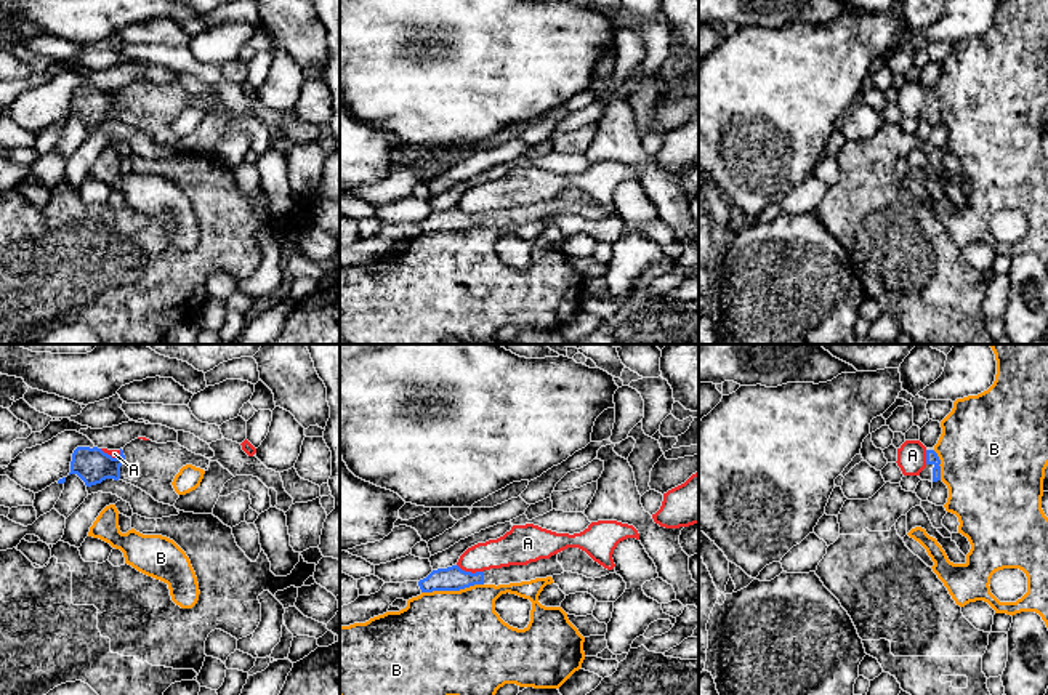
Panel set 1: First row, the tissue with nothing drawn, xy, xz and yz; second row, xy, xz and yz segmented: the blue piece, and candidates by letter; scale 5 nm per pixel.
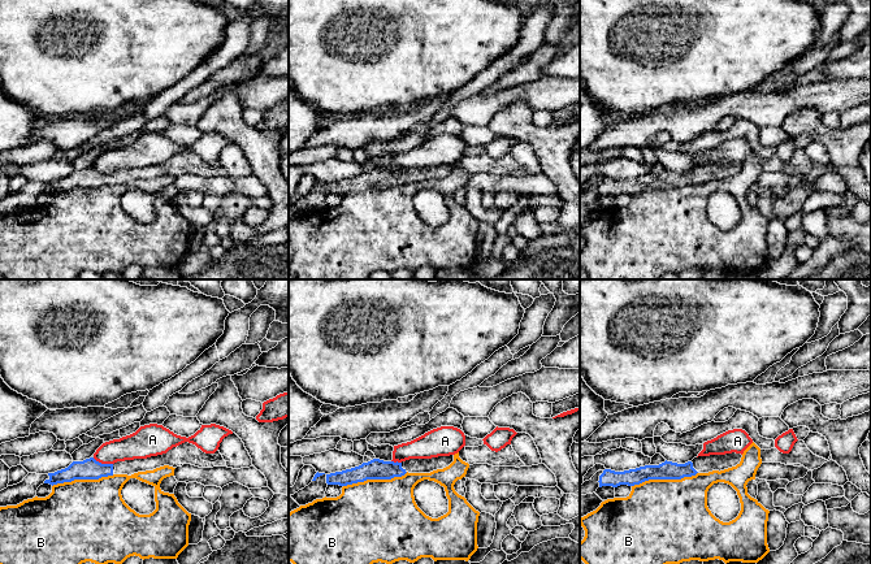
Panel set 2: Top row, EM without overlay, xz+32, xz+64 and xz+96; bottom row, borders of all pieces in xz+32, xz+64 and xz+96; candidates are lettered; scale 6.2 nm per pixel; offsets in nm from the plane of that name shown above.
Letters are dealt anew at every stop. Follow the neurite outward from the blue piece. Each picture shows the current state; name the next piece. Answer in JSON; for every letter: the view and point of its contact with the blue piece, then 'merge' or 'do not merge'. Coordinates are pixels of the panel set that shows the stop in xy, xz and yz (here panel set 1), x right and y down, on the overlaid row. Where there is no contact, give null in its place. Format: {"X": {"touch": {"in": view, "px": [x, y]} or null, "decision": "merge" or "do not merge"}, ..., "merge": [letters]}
{"A": {"touch": {"in": "xz", "px": [470, 572]}, "decision": "do not merge"}, "B": {"touch": {"in": "xz", "px": [452, 590]}, "decision": "do not merge"}, "merge": []}

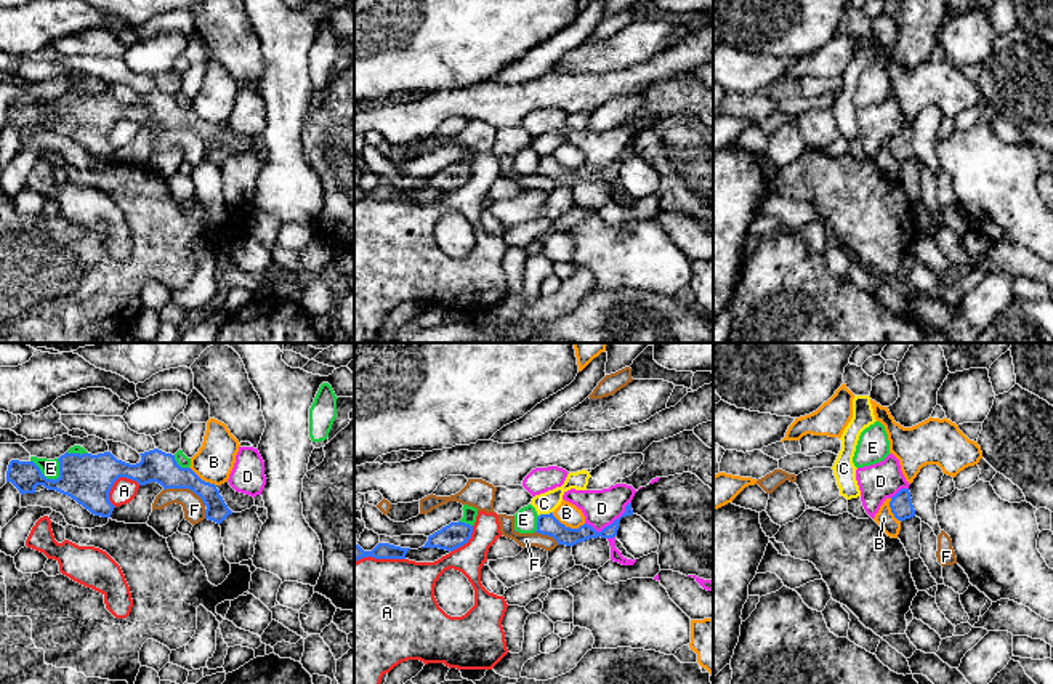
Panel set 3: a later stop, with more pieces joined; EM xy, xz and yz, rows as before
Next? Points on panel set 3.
{"A": {"touch": {"in": "xy", "px": [117, 478]}, "decision": "do not merge"}, "B": {"touch": {"in": "xz", "px": [568, 527]}, "decision": "do not merge"}, "C": {"touch": {"in": "xz", "px": [545, 515]}, "decision": "do not merge"}, "D": {"touch": {"in": "xz", "px": [611, 524]}, "decision": "do not merge"}, "E": {"touch": {"in": "xy", "px": [44, 476]}, "decision": "do not merge"}, "F": {"touch": {"in": "xy", "px": [186, 487]}, "decision": "do not merge"}, "merge": []}

